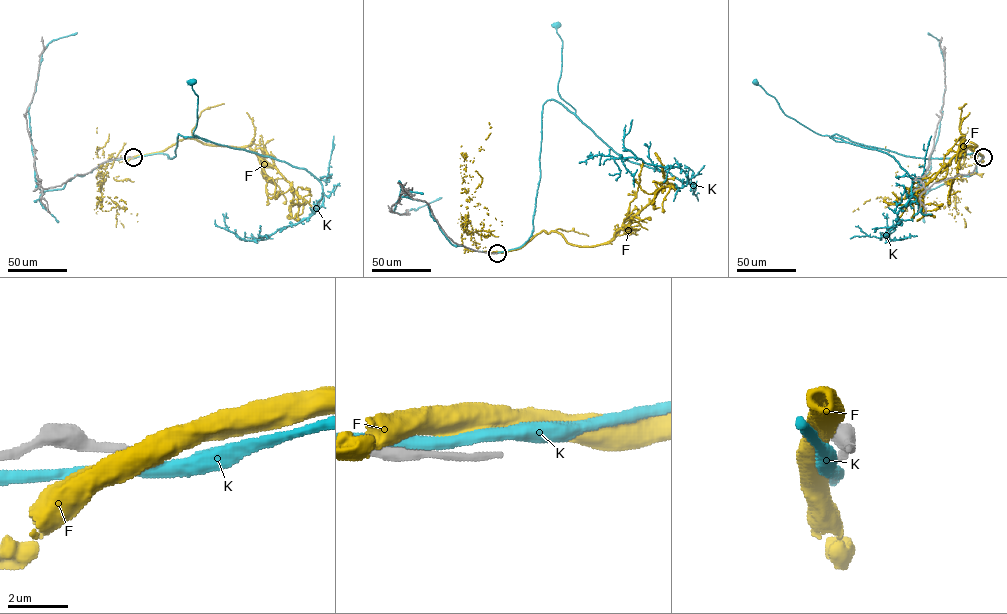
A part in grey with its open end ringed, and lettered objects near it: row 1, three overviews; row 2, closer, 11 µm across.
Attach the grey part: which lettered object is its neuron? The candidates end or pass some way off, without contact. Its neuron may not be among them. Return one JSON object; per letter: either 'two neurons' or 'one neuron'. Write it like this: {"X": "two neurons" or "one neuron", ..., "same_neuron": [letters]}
{"F": "two neurons", "K": "two neurons", "same_neuron": []}

